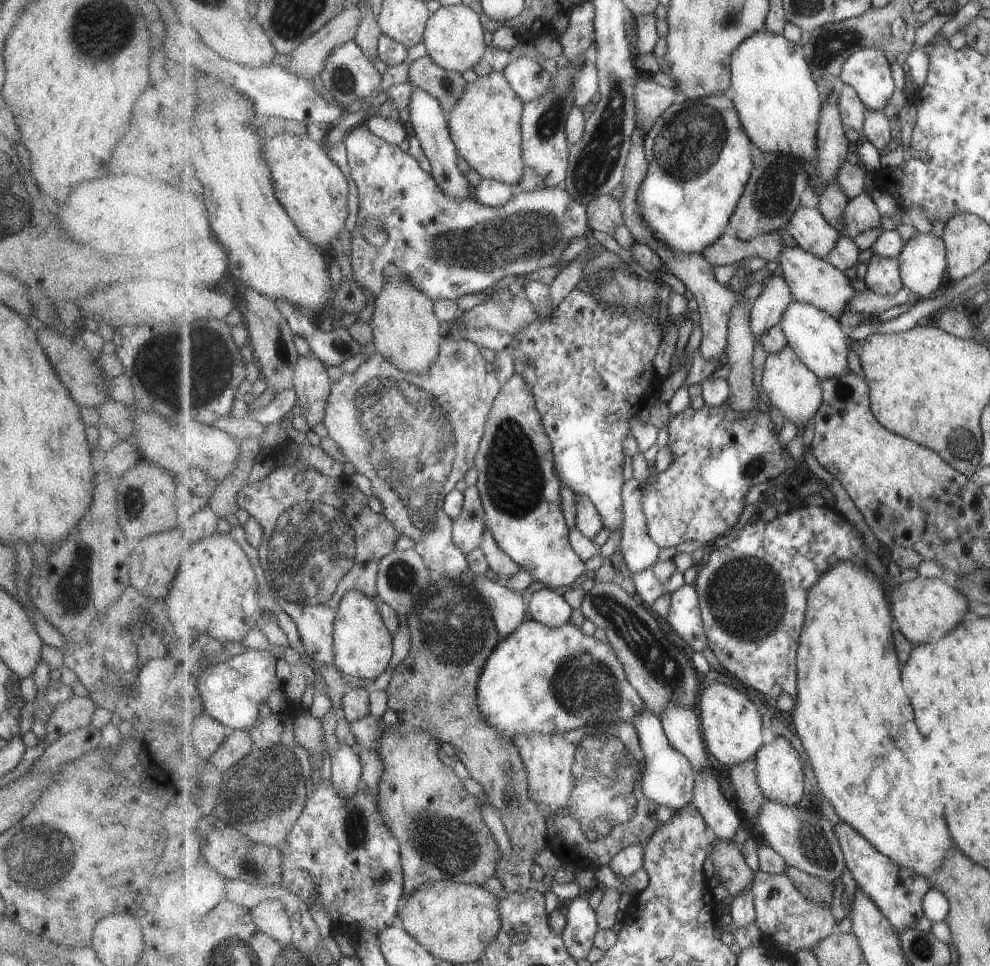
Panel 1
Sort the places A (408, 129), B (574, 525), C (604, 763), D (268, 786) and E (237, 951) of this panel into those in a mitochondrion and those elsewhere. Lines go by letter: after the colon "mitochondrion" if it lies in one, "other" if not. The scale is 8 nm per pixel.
A: other
B: other
C: mitochondrion
D: mitochondrion
E: mitochondrion

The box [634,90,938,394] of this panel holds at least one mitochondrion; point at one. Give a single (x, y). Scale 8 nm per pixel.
(693, 144)

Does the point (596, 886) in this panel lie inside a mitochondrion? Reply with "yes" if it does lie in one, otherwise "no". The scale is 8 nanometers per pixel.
no

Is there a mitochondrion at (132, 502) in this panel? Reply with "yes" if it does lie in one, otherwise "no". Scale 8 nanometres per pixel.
yes

